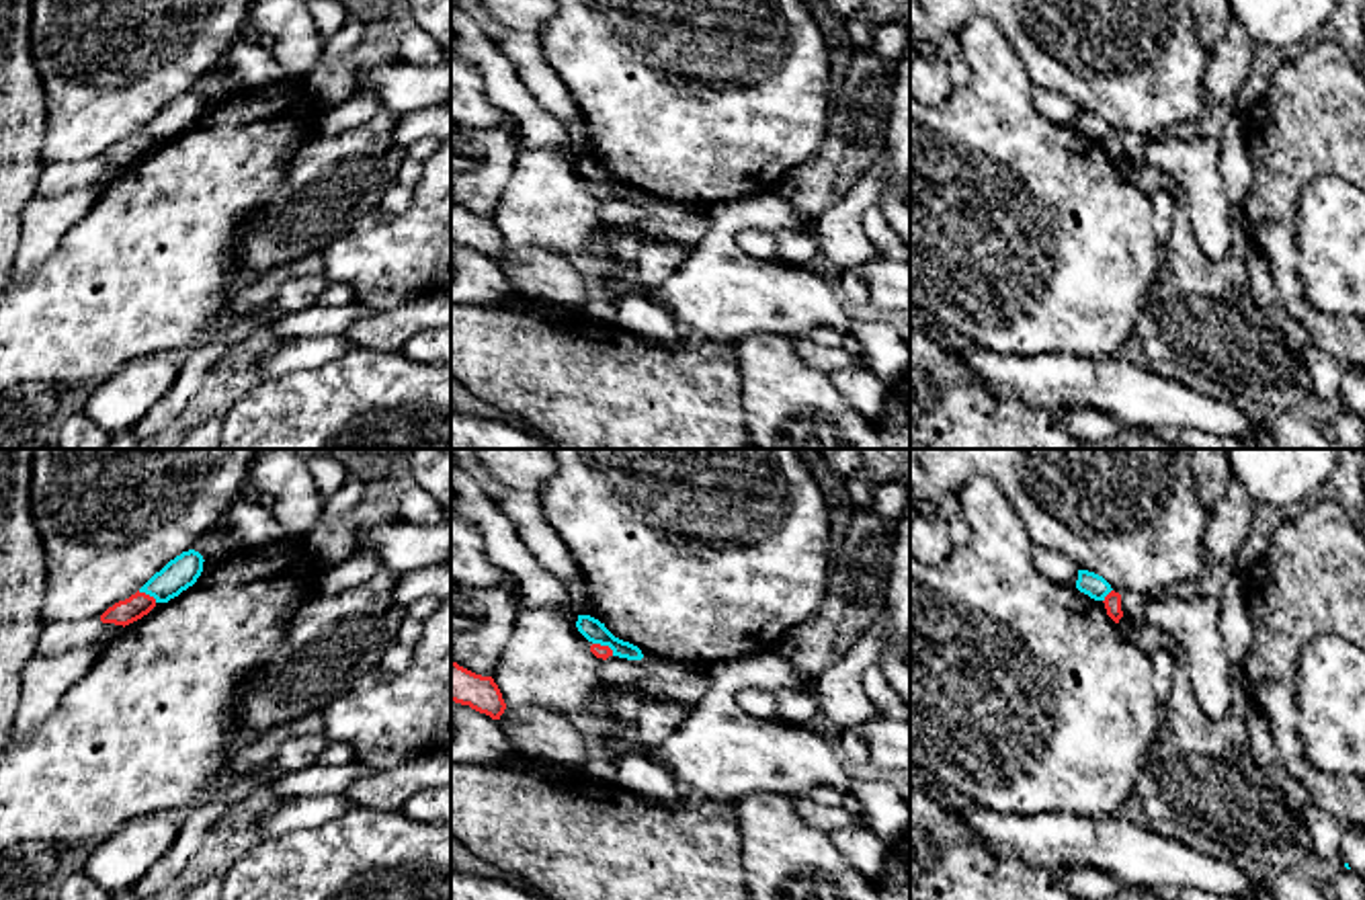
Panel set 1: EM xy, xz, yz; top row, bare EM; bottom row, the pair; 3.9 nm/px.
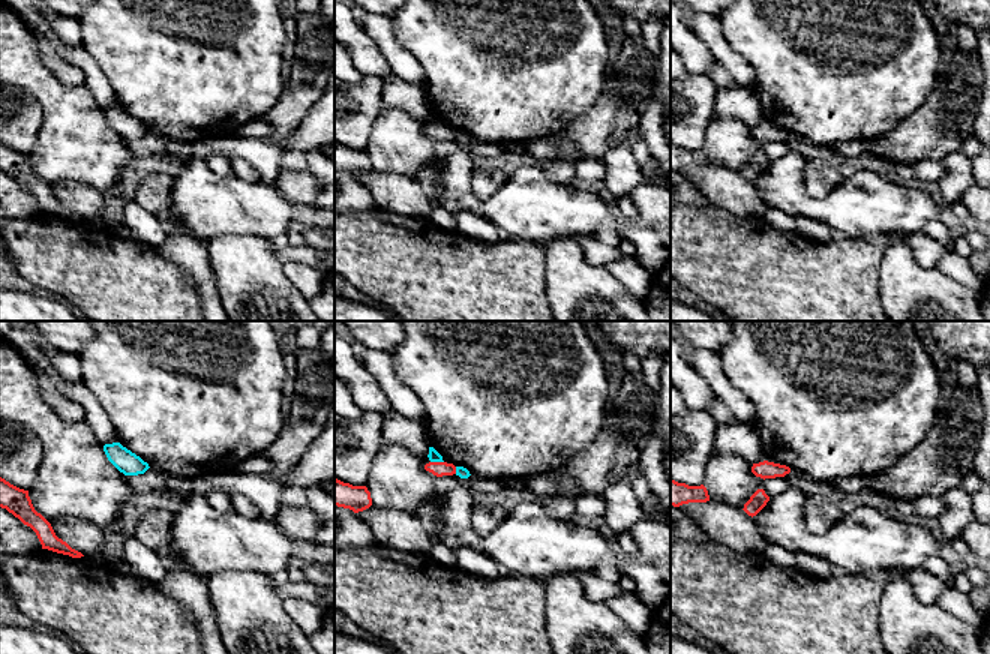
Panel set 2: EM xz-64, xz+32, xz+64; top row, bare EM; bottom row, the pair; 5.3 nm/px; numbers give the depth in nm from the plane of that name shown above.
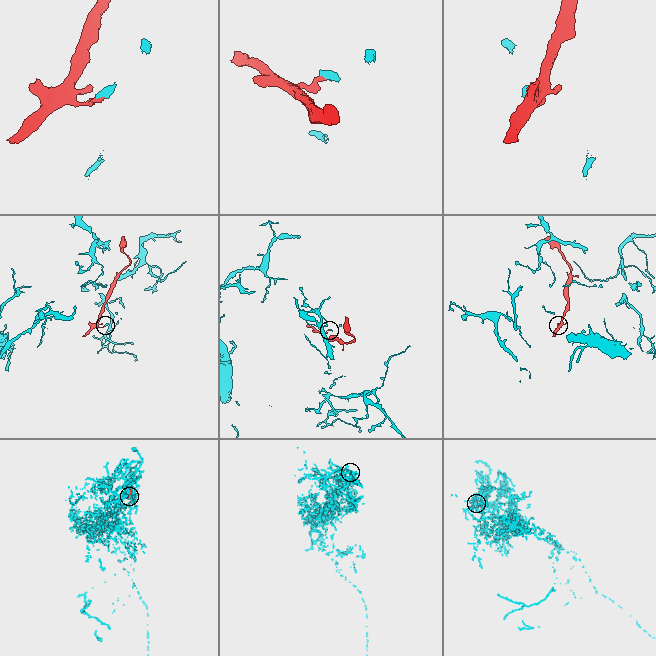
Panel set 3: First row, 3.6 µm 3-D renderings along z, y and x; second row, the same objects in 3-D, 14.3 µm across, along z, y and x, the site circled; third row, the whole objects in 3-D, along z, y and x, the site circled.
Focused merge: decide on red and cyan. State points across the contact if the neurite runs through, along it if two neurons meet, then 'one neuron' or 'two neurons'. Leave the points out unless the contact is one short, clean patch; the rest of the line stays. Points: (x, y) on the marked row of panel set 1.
along xz (593, 642), (605, 644), (613, 655) | two neurons

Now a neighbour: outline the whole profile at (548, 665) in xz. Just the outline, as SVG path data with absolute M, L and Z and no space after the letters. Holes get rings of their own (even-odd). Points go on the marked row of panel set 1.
M453 496L451 580L471 588L512 582L516 619L492 674L506 707L572 718L607 701L609 685L598 677L603 658L590 652L592 642L566 613L523 603L516 580L488 558L482 531L459 513Z

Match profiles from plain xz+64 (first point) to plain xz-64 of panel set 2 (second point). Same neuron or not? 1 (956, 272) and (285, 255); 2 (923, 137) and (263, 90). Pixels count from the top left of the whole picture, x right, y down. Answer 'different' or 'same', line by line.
1: different
2: different

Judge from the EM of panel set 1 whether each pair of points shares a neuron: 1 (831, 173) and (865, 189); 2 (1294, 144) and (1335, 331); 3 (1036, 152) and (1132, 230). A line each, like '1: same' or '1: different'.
1: different
2: same
3: same

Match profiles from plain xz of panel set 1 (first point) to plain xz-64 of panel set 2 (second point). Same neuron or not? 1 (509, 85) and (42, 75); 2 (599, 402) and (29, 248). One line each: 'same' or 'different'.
1: different
2: same

